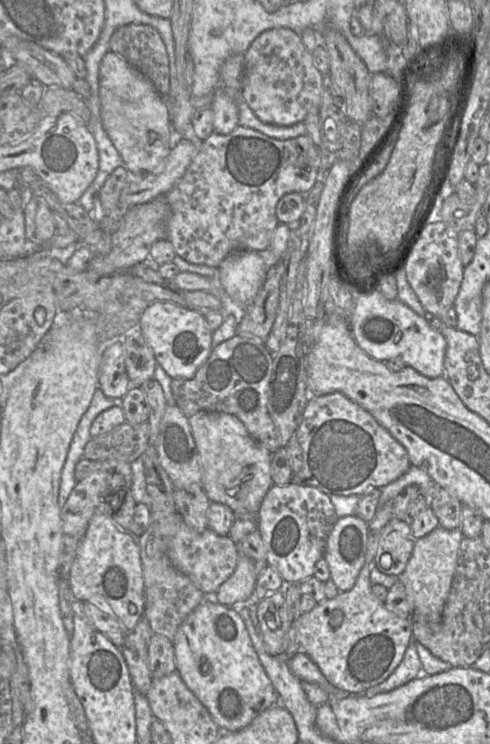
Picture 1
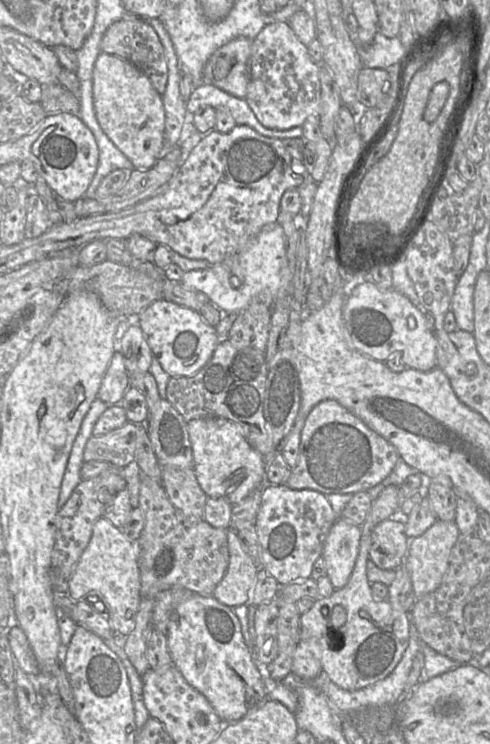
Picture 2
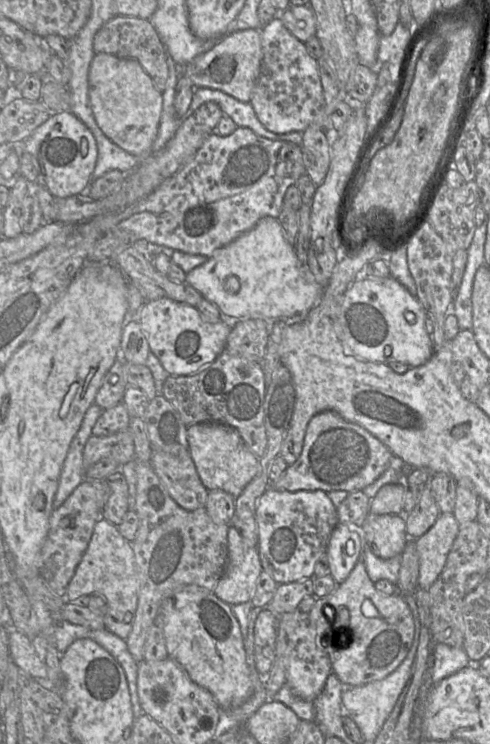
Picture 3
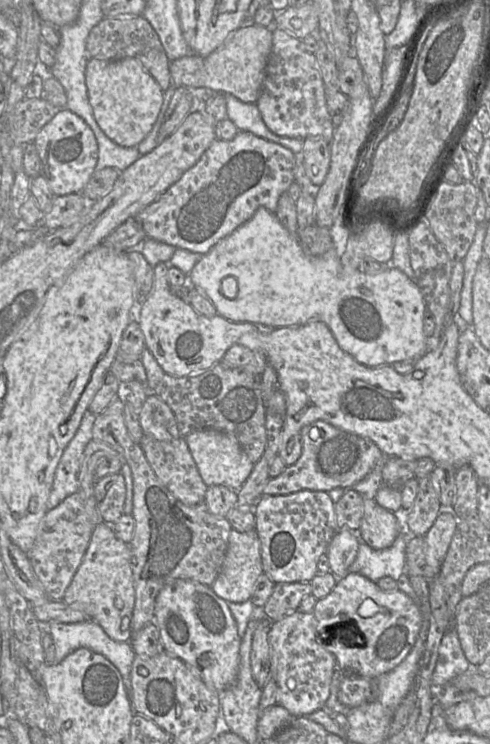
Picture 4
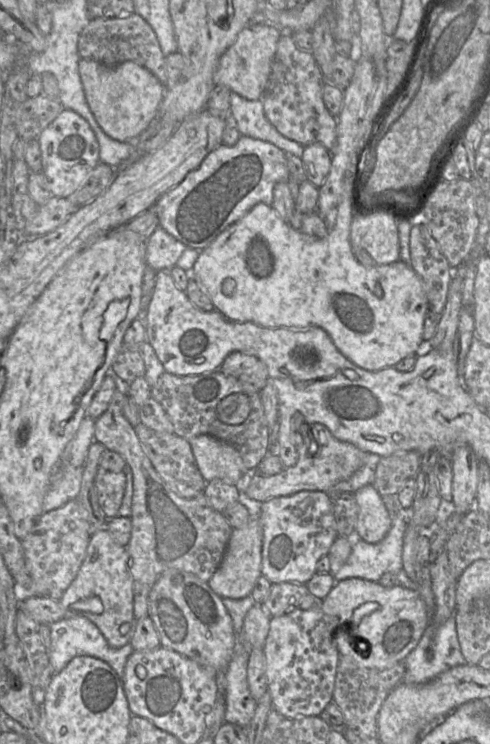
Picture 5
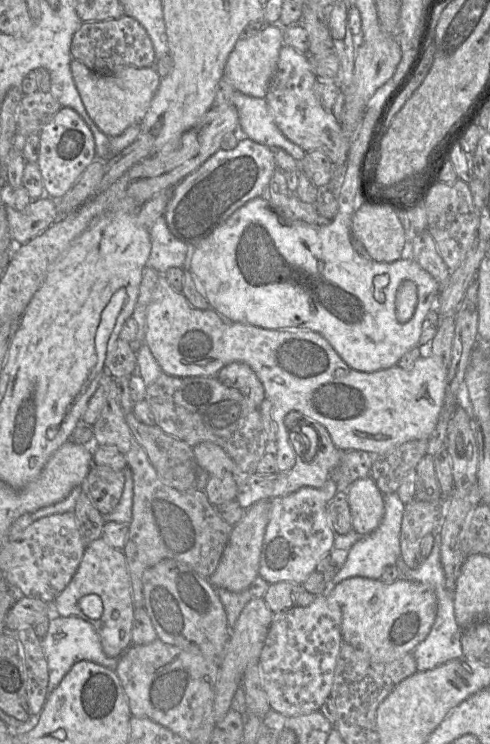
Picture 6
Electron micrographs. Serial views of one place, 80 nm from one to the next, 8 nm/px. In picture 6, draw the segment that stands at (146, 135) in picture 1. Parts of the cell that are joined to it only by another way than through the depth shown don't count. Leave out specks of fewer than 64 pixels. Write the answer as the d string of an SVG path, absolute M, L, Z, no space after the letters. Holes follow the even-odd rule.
M74 59L70 67L87 113L109 138L119 136L130 126L142 122L161 81L154 67L128 66L108 75L97 74Z

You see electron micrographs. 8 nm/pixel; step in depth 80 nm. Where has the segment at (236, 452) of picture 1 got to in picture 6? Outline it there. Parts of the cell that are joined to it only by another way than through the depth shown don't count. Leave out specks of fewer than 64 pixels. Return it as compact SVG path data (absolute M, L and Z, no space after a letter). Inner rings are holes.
M201 442L193 447L199 469L207 471L210 476L222 476L223 473L237 474L237 467L232 458L218 445L212 442Z

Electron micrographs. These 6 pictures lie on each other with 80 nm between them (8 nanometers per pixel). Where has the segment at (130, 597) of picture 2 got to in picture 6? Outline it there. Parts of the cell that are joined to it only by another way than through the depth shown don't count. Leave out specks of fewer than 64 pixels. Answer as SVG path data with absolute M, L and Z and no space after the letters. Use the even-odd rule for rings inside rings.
M102 537L90 543L71 582L51 605L53 615L60 617L76 616L93 625L100 638L105 655L109 658L119 658L132 645L134 621L132 584L123 550L111 547ZM89 595L98 595L103 602L103 614L98 620L89 618L80 607L82 599ZM120 631L125 633L122 638Z

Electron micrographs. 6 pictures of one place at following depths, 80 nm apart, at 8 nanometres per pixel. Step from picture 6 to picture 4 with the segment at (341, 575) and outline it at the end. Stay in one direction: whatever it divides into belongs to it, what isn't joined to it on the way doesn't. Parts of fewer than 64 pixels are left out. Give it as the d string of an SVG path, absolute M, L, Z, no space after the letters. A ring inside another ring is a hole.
M403 527L394 543L382 550L375 550L360 541L358 554L348 572L359 573L373 582L385 576L397 581L406 572L406 547L409 537L412 535Z

